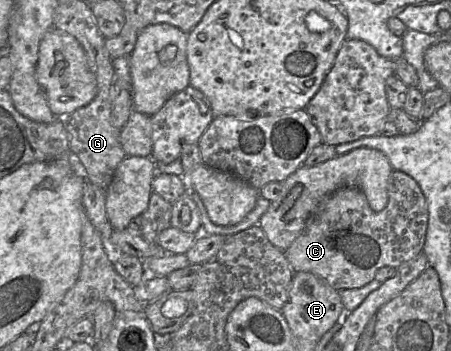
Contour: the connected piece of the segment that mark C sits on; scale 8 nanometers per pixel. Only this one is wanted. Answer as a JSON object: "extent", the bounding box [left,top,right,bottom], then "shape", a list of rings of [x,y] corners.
{"extent":[284,170,428,291],"shape":[[[394,170],[388,179],[387,184],[388,201],[386,207],[380,212],[374,212],[366,199],[364,193],[357,187],[343,186],[326,196],[321,203],[318,205],[316,210],[308,218],[303,231],[299,236],[291,243],[288,249],[284,252],[286,260],[294,273],[296,272],[309,272],[315,276],[324,280],[328,285],[337,291],[361,288],[371,282],[375,278],[375,274],[378,269],[384,266],[391,266],[393,268],[398,268],[402,263],[407,262],[412,259],[420,252],[422,252],[427,225],[428,225],[428,208],[426,204],[425,197],[417,184],[417,182],[404,172]]]}

